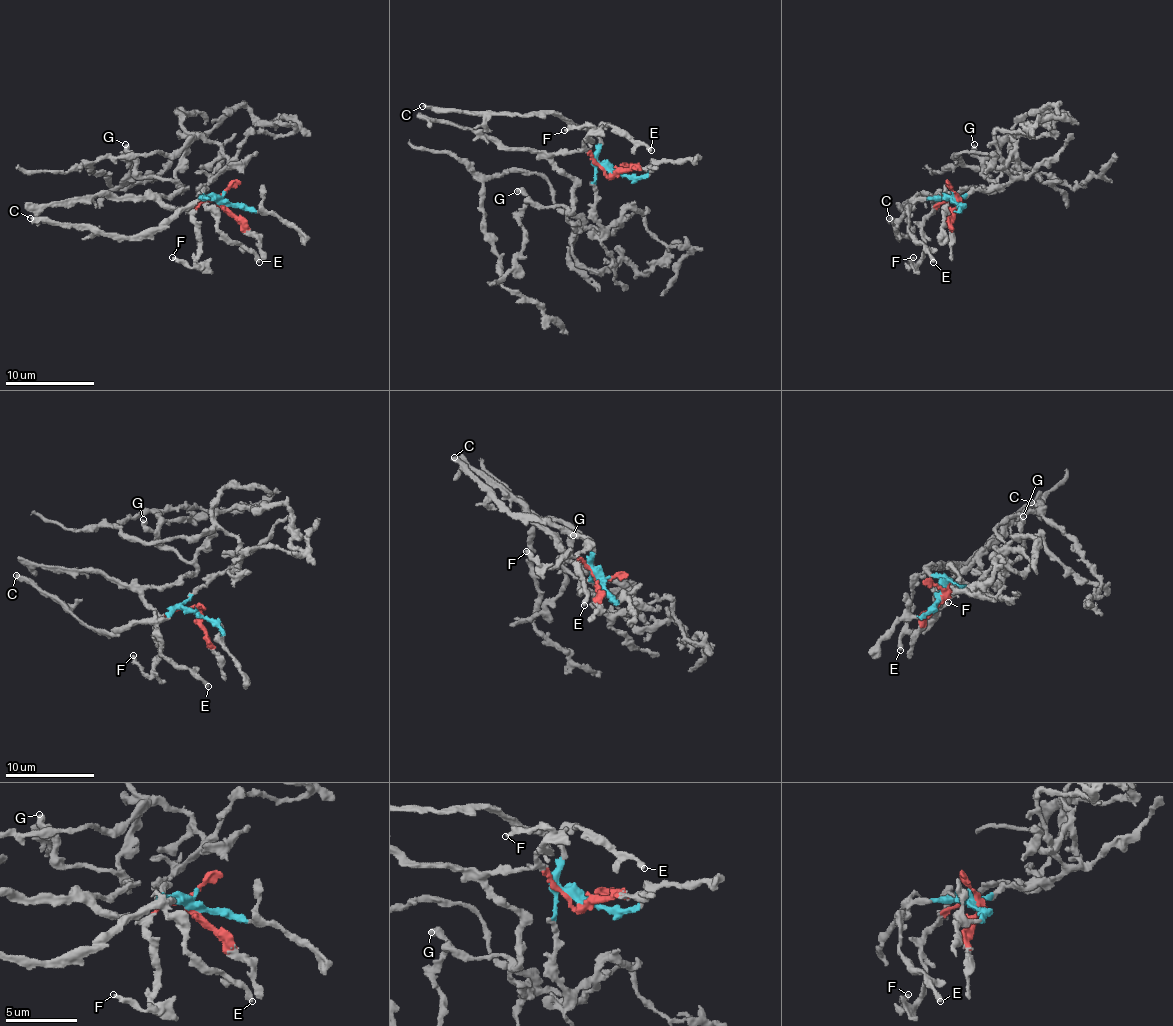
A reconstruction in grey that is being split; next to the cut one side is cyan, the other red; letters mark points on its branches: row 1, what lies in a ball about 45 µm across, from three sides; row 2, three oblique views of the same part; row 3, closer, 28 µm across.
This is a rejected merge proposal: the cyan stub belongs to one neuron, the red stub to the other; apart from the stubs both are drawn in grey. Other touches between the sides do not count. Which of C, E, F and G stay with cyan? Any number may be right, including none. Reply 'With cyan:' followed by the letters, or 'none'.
With cyan: C, E

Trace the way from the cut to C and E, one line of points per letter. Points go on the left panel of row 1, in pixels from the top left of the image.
C: (222, 202), (204, 197), (177, 209), (157, 229), (135, 235), (101, 235), (30, 217)
E: (222, 202), (206, 197), (219, 229), (233, 242), (242, 242), (260, 262)

